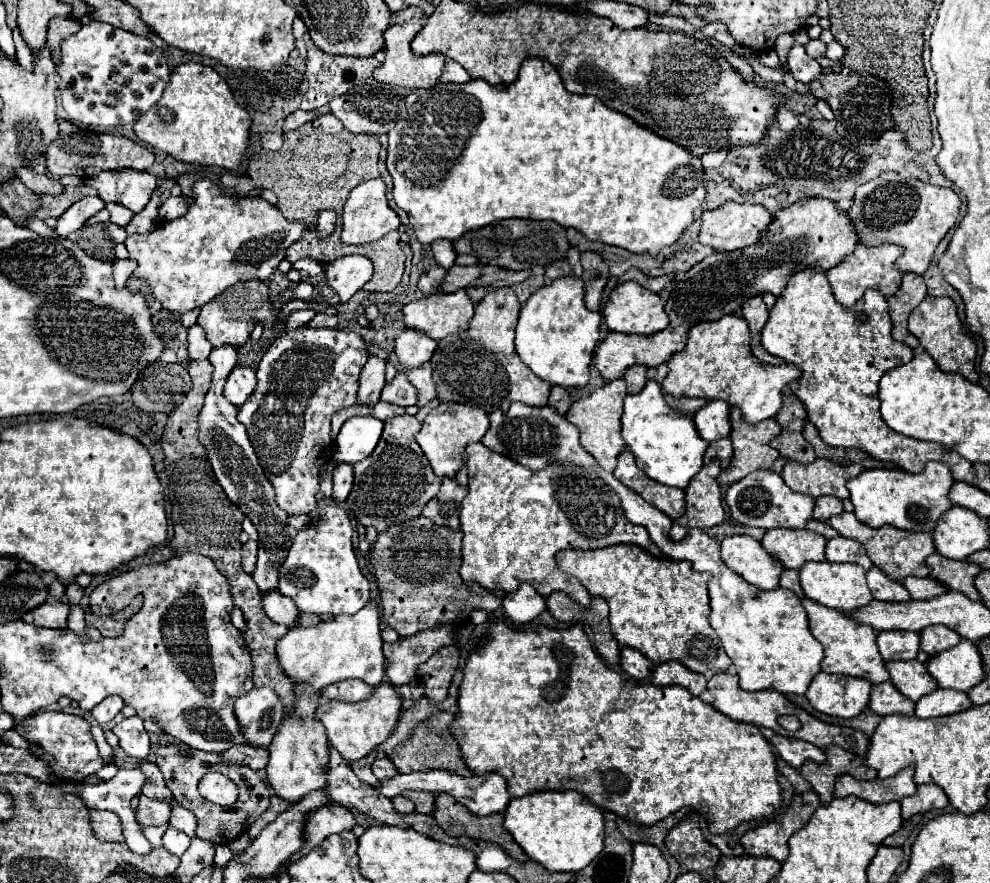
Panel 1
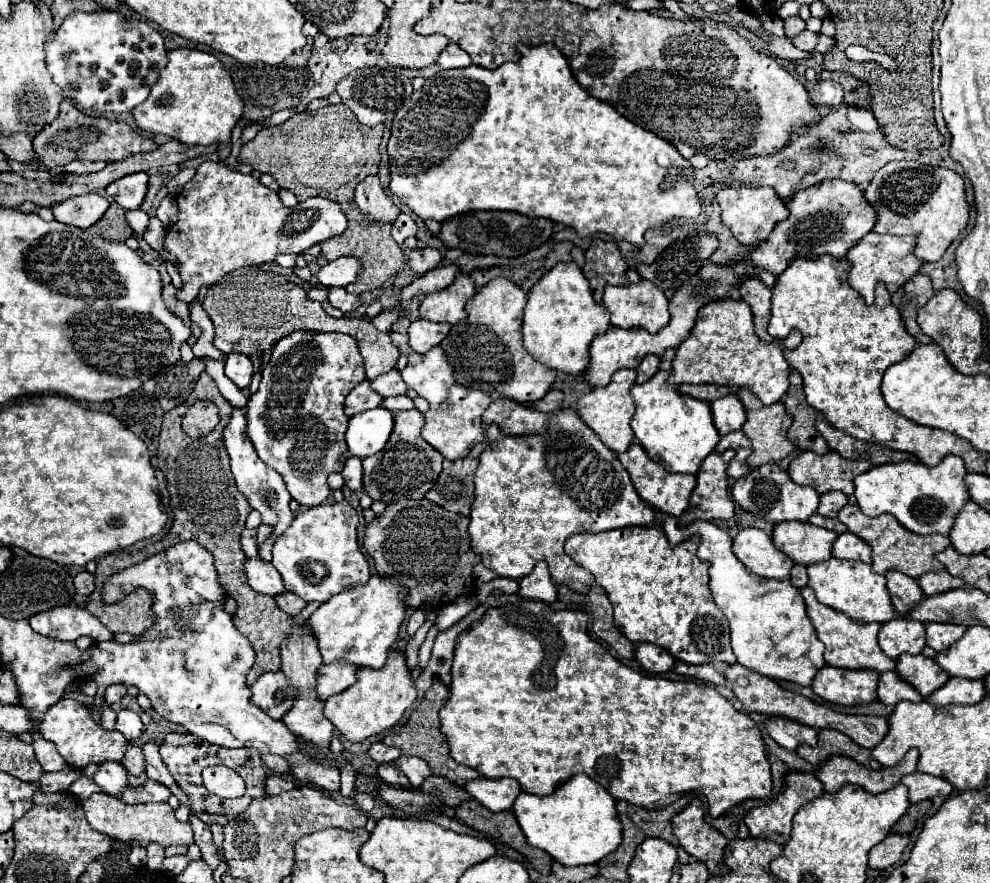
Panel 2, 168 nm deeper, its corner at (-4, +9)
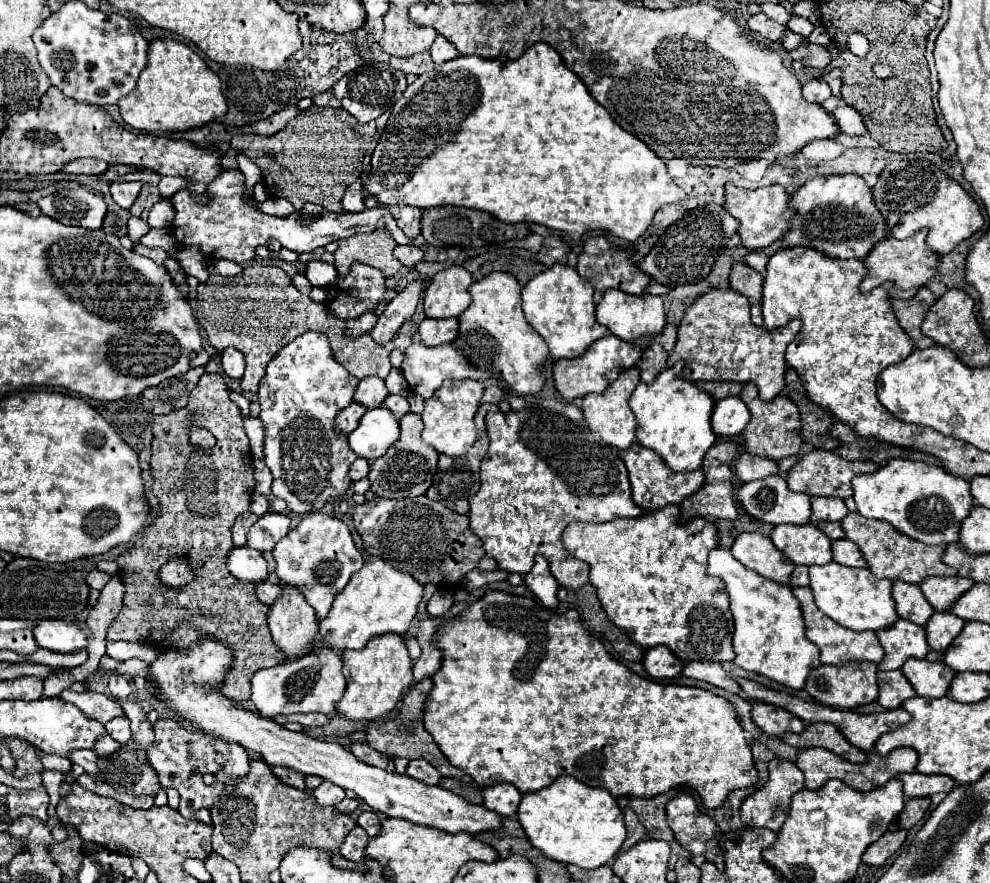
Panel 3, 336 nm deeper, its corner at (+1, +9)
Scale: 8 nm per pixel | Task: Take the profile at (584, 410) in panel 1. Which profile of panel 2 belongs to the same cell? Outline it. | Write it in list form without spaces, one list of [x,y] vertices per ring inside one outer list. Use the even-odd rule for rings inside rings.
[[[620,369],[612,375],[612,383],[606,387],[598,387],[592,389],[590,393],[586,393],[584,397],[580,397],[578,401],[578,415],[582,417],[582,421],[600,437],[600,441],[604,445],[608,445],[612,451],[616,453],[624,453],[632,439],[634,439],[634,431],[630,427],[630,421],[634,417],[634,401],[630,397],[630,387],[636,383],[636,369]]]

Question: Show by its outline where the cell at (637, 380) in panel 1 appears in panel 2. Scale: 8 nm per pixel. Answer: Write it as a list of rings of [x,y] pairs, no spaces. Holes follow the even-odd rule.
[[[646,355],[644,359],[642,359],[642,363],[638,365],[638,379],[636,379],[636,383],[646,383],[650,377],[654,377],[656,373],[658,373],[658,365],[660,365],[660,357],[656,357],[656,355]]]

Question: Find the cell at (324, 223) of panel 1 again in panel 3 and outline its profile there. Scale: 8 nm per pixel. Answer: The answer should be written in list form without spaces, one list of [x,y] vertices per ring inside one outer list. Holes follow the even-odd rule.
[[[221,169],[221,173],[207,187],[207,203],[197,203],[189,189],[181,189],[171,197],[175,207],[173,233],[183,247],[197,247],[207,259],[229,259],[235,263],[247,263],[255,257],[255,249],[277,239],[285,249],[305,253],[317,247],[325,247],[331,241],[347,239],[355,233],[371,233],[379,227],[387,227],[399,245],[409,245],[411,239],[397,227],[389,209],[377,207],[361,213],[333,213],[321,205],[307,203],[301,211],[287,217],[267,215],[259,209],[255,197],[245,195],[245,177],[239,169]]]

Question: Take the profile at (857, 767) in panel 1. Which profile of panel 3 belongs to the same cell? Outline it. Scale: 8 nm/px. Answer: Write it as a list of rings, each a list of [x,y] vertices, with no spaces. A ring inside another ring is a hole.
[[[811,723],[807,725],[807,729],[799,735],[793,733],[785,733],[783,741],[787,741],[787,745],[795,747],[795,749],[807,749],[807,747],[823,747],[829,749],[841,757],[847,757],[851,763],[865,763],[867,761],[867,753],[853,747],[835,725],[831,723]]]

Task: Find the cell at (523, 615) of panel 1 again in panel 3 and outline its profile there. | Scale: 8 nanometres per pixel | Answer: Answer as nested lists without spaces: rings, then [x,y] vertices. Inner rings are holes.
[[[541,555],[535,557],[533,569],[525,575],[525,585],[545,607],[549,607],[549,609],[557,607],[559,585],[557,585],[557,579],[551,575],[549,563],[545,561],[545,557],[541,557]]]

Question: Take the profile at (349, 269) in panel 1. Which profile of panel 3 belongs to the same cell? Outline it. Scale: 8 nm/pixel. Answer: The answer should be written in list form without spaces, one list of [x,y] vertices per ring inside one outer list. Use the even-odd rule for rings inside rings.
[[[311,261],[307,263],[305,277],[313,287],[327,287],[331,285],[331,281],[337,279],[337,273],[335,273],[335,267],[325,261]]]

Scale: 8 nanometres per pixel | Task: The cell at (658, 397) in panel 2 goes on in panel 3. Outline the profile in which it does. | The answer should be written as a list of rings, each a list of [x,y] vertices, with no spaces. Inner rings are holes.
[[[679,361],[659,373],[653,383],[641,381],[629,397],[629,405],[637,417],[637,441],[643,447],[653,449],[665,461],[665,465],[677,473],[699,469],[705,453],[717,439],[709,423],[715,401],[709,393],[695,387],[695,383],[677,377],[683,367],[685,363]]]

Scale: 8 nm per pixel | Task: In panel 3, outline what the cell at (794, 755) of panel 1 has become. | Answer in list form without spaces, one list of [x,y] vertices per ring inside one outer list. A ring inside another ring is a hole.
[[[755,703],[751,717],[769,737],[783,737],[785,733],[801,733],[805,729],[805,723],[799,717],[767,703]]]

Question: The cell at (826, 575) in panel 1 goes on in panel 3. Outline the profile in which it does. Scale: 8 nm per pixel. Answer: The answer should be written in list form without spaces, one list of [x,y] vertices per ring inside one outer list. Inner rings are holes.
[[[831,561],[825,565],[809,567],[809,577],[813,595],[817,597],[815,605],[827,617],[831,617],[833,621],[851,631],[867,631],[867,629],[879,631],[893,625],[899,619],[895,613],[895,601],[891,597],[893,581],[873,577],[873,573],[867,567],[857,569]]]

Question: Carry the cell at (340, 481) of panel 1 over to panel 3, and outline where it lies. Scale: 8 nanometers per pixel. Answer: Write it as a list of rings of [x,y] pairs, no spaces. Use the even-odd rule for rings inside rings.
[[[357,457],[357,459],[351,463],[351,469],[349,469],[349,477],[351,477],[351,481],[359,481],[359,479],[363,479],[363,477],[367,477],[367,473],[369,473],[369,461]]]

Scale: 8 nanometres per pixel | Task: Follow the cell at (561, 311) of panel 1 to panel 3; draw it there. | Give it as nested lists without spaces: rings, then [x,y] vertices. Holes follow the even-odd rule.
[[[555,263],[547,271],[535,275],[523,287],[523,313],[527,323],[545,339],[553,361],[561,357],[579,357],[587,345],[607,333],[607,327],[599,325],[595,319],[593,285],[579,277],[573,267],[563,263]]]

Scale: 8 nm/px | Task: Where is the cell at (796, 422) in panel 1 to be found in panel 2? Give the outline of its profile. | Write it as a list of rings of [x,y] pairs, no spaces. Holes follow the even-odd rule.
[[[798,371],[790,373],[790,389],[784,397],[784,405],[788,413],[794,417],[794,423],[788,431],[788,439],[798,445],[802,451],[814,451],[818,455],[828,453],[828,445],[824,437],[816,431],[816,421],[820,417],[820,411],[810,407],[804,399],[804,389],[802,389],[802,377]]]

